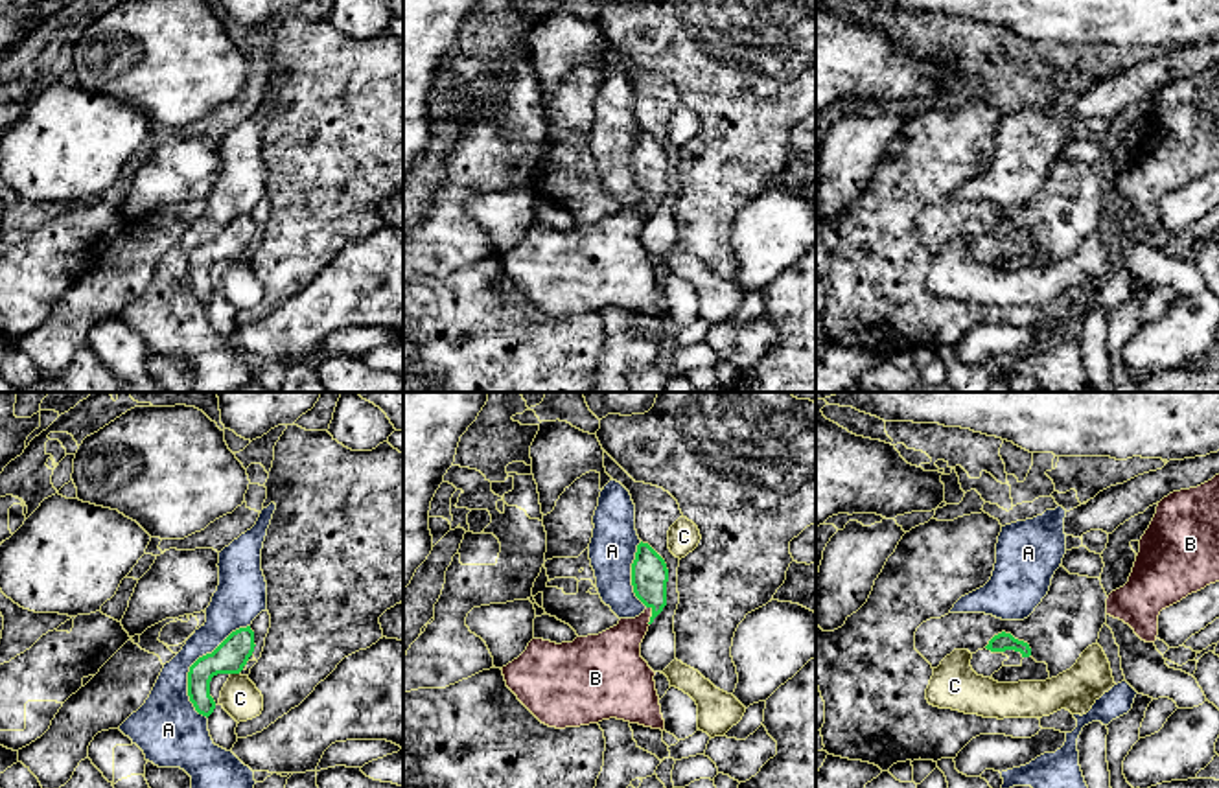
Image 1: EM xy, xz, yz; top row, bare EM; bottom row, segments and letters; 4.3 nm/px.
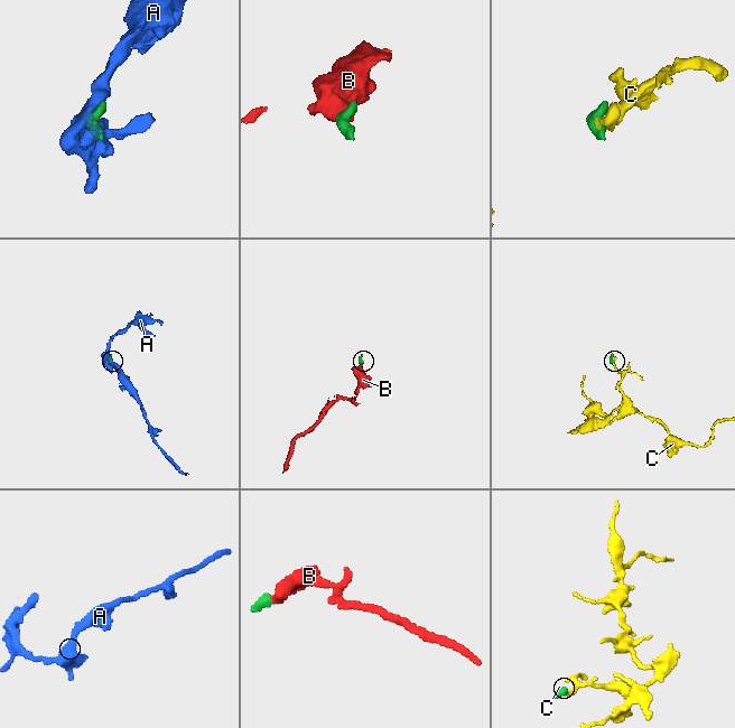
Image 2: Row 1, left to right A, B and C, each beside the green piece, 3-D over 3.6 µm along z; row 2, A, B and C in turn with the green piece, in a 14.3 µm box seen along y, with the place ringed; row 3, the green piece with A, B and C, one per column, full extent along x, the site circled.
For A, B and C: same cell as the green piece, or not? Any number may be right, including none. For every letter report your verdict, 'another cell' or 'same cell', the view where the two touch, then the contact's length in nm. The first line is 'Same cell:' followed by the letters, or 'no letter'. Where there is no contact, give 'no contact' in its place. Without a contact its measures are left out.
Same cell: B
A: another cell | xy | 460 nm
B: same cell | xz | 90 nm
C: another cell | xy | 40 nm

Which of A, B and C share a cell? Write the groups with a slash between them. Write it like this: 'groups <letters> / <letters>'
groups A / B / C

